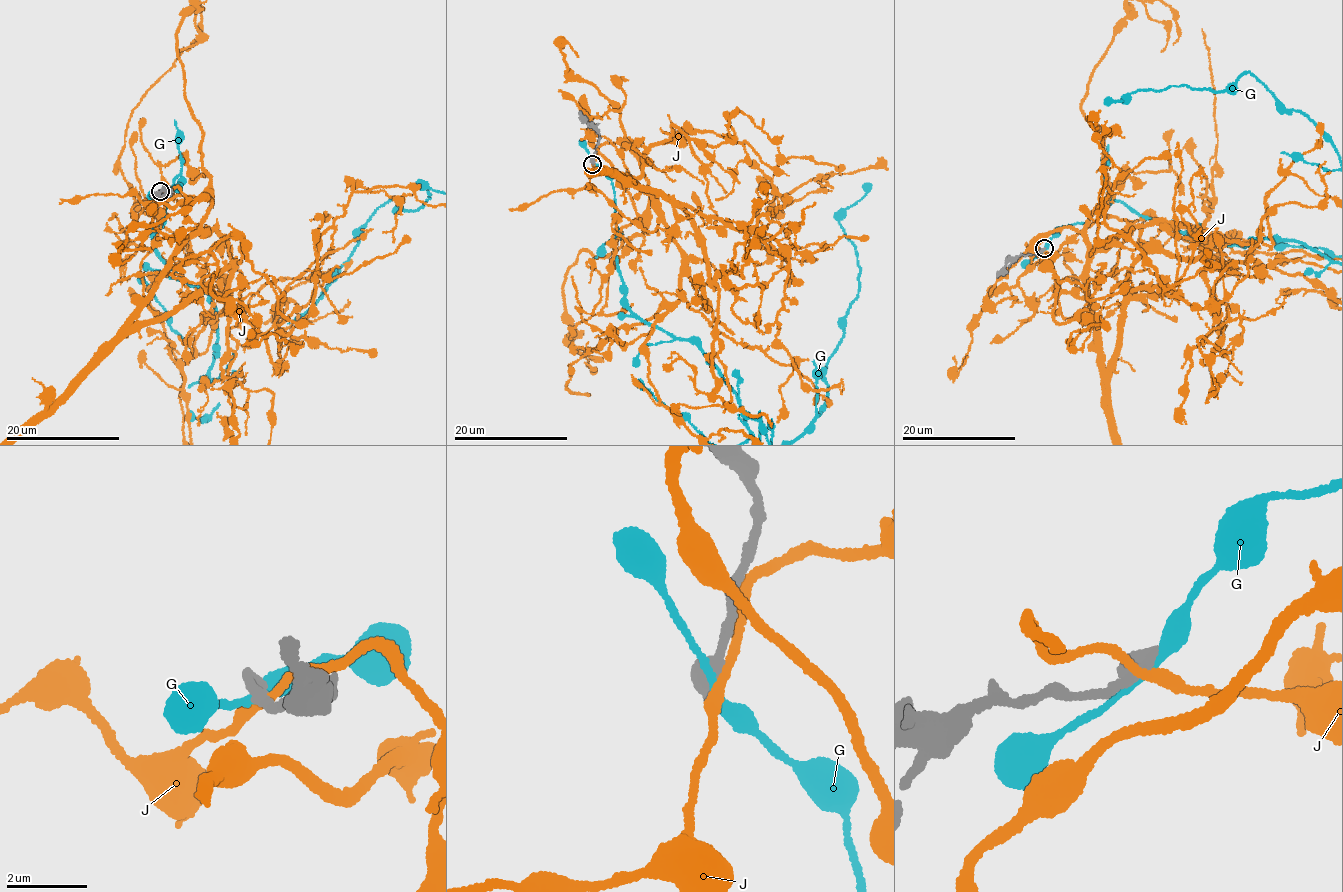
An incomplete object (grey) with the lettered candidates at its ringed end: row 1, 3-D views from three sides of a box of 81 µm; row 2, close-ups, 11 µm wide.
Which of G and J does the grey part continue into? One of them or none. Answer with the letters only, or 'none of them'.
none of them

